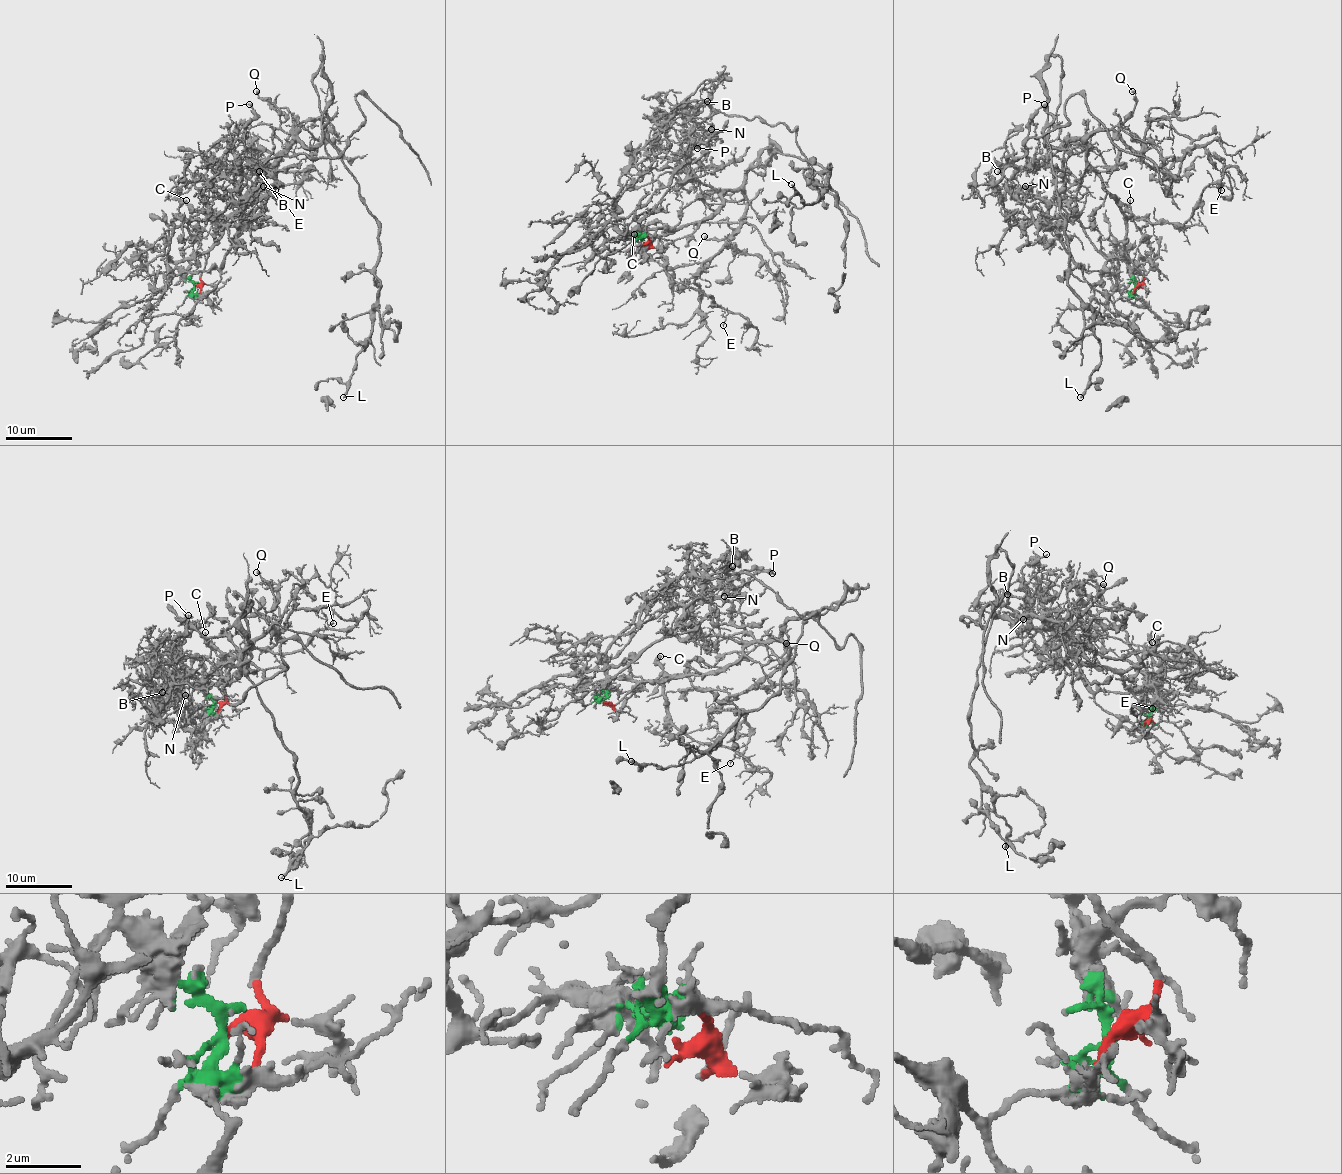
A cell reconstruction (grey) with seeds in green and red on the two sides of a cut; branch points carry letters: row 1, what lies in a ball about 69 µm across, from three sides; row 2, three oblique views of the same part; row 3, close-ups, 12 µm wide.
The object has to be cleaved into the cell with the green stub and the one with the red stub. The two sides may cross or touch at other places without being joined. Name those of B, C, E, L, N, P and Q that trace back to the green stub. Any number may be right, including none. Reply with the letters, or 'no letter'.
B, N, P

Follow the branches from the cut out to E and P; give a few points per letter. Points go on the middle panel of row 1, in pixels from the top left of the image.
E: (643, 241), (648, 248), (653, 236), (645, 246), (656, 238), (665, 271), (726, 311), (723, 325)
P: (642, 241), (642, 221), (668, 190), (690, 133), (704, 120), (706, 130), (693, 128), (703, 137), (696, 148)

